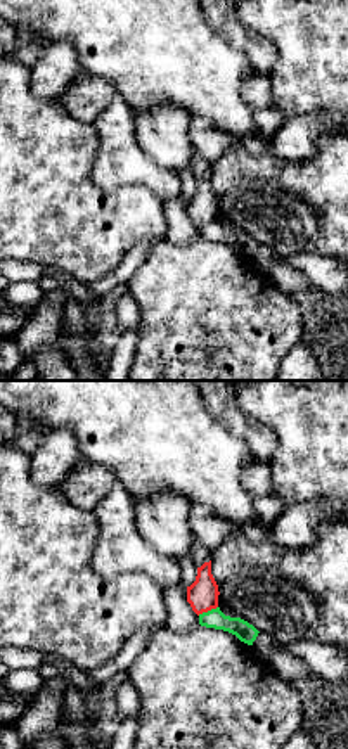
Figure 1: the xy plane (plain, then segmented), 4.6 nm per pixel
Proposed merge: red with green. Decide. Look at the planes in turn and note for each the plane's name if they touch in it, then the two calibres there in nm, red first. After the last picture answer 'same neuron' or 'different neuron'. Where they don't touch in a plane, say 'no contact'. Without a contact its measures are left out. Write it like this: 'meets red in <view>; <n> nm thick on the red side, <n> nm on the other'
meets red in xy; 140 nm thick on the red side, 90 nm on the other

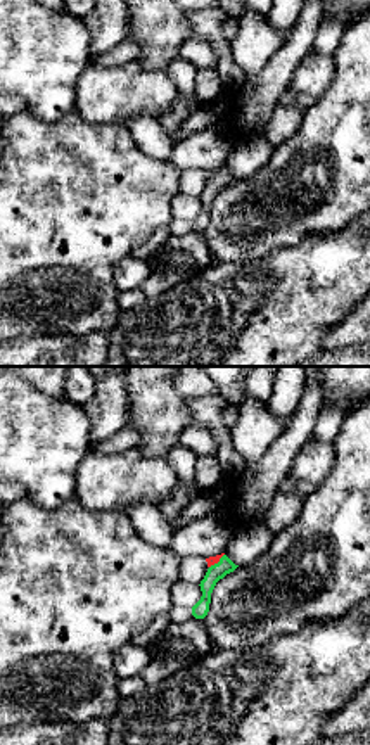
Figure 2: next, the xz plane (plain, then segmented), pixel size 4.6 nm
meets red in xz; 50 nm thick on the red side, 80 nm on the other

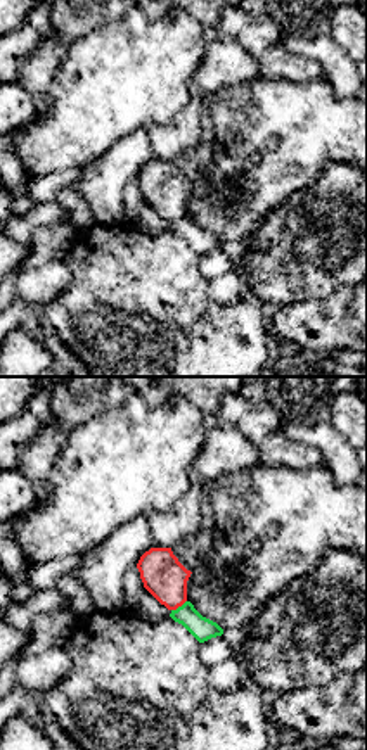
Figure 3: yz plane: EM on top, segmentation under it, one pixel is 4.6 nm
meets red in yz; 200 nm thick on the red side, 110 nm on the other

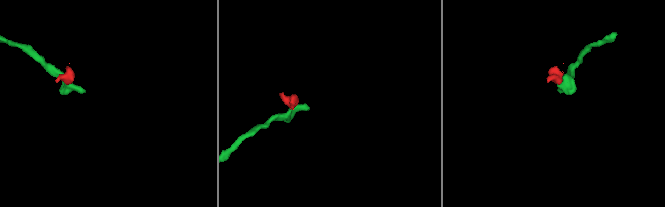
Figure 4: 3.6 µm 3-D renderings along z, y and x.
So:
different neuron

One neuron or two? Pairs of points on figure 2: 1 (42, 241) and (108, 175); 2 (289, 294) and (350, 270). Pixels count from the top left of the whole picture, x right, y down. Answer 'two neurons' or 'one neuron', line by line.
1: one neuron
2: one neuron

